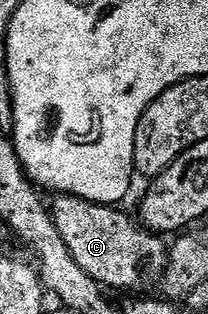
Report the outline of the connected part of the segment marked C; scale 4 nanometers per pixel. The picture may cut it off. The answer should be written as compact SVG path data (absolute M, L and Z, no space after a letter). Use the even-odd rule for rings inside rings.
M59 194L53 201L50 212L70 255L101 287L140 289L143 285L156 285L163 278L169 256L169 246L164 245L163 236L145 229L134 219L133 222L120 212L122 210L113 206L94 204L68 194Z

